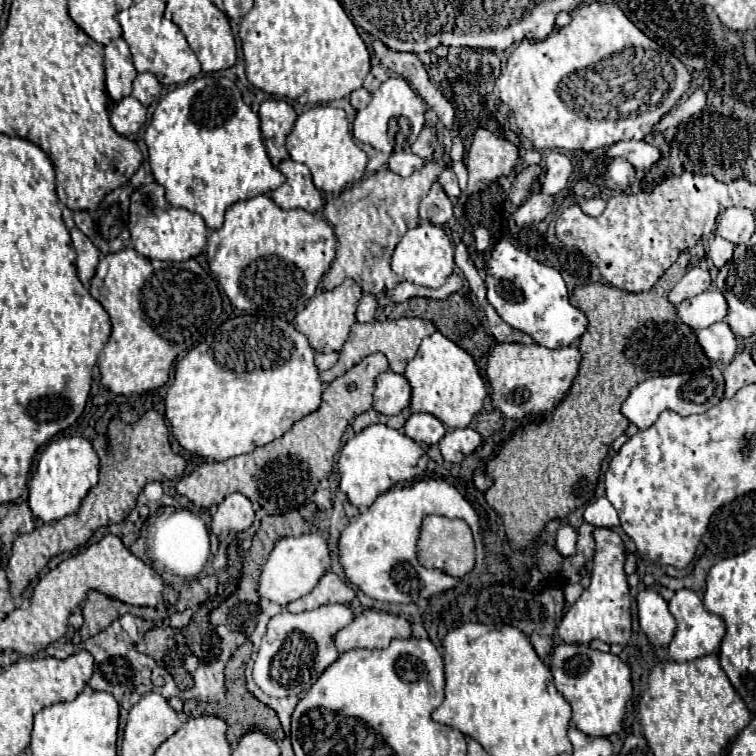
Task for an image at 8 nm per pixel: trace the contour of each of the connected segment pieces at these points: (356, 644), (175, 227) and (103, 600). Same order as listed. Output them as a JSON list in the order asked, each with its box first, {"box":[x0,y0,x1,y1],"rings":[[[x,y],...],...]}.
[{"box":[335,610,409,654],"rings":[[[363,610],[353,622],[339,630],[335,646],[339,654],[353,648],[387,648],[393,638],[409,638],[409,622],[379,610]]]},{"box":[127,182,207,262],"rings":[[[157,182],[141,186],[131,194],[127,226],[131,232],[133,248],[141,256],[147,256],[151,260],[183,262],[201,254],[207,244],[207,226],[203,218],[185,208],[171,208],[163,196],[163,186],[159,186]]]},{"box":[79,590,131,640],"rings":[[[89,590],[87,594],[87,600],[83,604],[83,618],[85,618],[85,624],[83,628],[79,630],[81,638],[87,640],[91,636],[95,636],[97,632],[101,632],[103,628],[107,628],[113,620],[117,620],[119,616],[131,612],[131,606],[119,602],[119,600],[113,600],[97,590]]]}]

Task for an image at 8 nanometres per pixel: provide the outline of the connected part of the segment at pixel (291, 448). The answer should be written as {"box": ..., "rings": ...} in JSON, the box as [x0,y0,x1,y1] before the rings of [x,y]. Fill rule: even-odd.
{"box":[177,354,389,514],"rings":[[[371,354],[363,358],[341,378],[333,380],[323,390],[321,406],[305,418],[297,420],[293,428],[287,430],[281,438],[255,448],[251,456],[243,454],[225,462],[203,462],[177,482],[177,492],[187,496],[199,508],[219,504],[227,494],[233,492],[241,492],[269,514],[287,514],[295,508],[301,508],[313,496],[319,482],[329,476],[333,468],[333,456],[339,450],[341,436],[349,422],[371,408],[375,376],[385,370],[389,370],[389,364],[383,354]]]}

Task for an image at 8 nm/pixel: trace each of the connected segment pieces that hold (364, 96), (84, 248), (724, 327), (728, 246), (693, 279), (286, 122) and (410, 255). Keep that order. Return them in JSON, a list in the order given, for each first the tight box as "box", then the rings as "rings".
[{"box":[349,88,371,110],"rings":[[[359,88],[359,90],[355,90],[355,92],[351,94],[351,98],[349,98],[349,102],[351,102],[351,106],[353,106],[355,110],[361,110],[361,108],[365,108],[365,106],[369,104],[369,100],[371,100],[371,94],[369,94],[365,88]]]},{"box":[71,228,99,288],"rings":[[[79,228],[71,230],[71,240],[73,240],[73,246],[77,250],[77,262],[75,262],[77,274],[79,274],[79,280],[83,282],[83,286],[87,288],[89,280],[95,274],[95,268],[99,264],[99,250]]]},{"box":[697,322,737,366],"rings":[[[717,322],[705,330],[699,330],[697,340],[699,340],[699,346],[703,348],[705,356],[713,364],[727,366],[735,356],[737,342],[735,342],[735,334],[731,332],[727,322]]]},{"box":[707,236,735,268],"rings":[[[715,236],[715,240],[713,240],[711,246],[709,246],[707,256],[713,260],[713,264],[715,264],[717,268],[721,268],[725,262],[731,260],[733,250],[735,250],[735,246],[733,246],[729,240],[725,240],[725,238],[721,238],[721,236]]]},{"box":[669,268,711,306],"rings":[[[691,268],[685,272],[685,276],[673,286],[673,290],[669,292],[669,302],[679,306],[683,300],[693,298],[705,290],[711,288],[711,278],[709,272],[703,268]]]},{"box":[259,100,297,166],"rings":[[[265,100],[259,108],[261,134],[273,166],[279,166],[281,160],[289,158],[285,150],[285,138],[291,132],[295,118],[297,114],[293,106],[285,100]]]},{"box":[391,224,455,288],"rings":[[[419,224],[417,228],[409,230],[397,244],[397,248],[393,252],[391,268],[399,276],[399,280],[407,280],[407,282],[413,282],[419,286],[439,288],[445,284],[447,276],[451,276],[451,272],[455,268],[453,244],[443,228],[433,226],[433,224]]]}]

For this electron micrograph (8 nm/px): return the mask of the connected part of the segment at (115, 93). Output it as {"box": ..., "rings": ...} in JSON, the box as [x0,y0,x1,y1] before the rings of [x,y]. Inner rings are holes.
{"box":[105,38,137,102],"rings":[[[117,38],[105,46],[105,86],[111,100],[119,102],[131,94],[137,70],[131,62],[127,42]]]}

